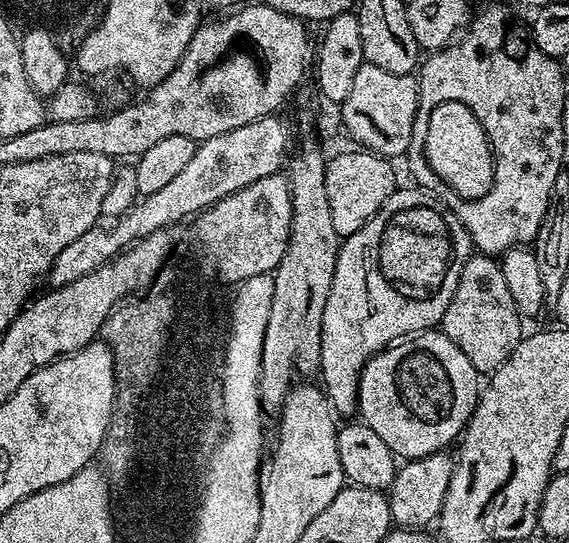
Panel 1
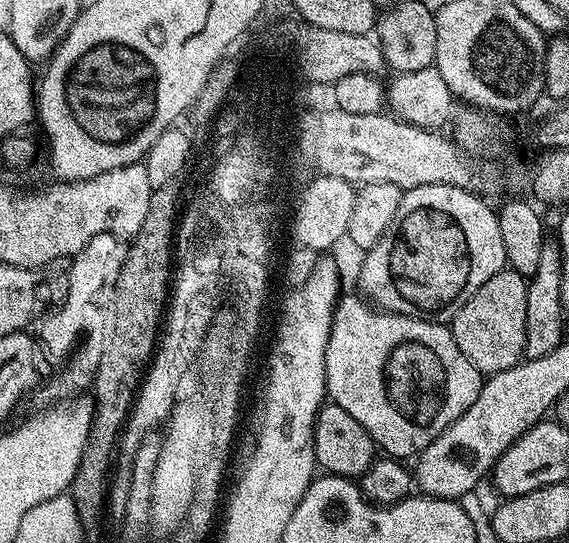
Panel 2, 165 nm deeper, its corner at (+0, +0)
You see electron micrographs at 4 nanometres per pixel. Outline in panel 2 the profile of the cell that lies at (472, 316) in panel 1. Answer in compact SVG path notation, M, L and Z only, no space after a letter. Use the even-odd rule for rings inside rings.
M505 270L494 274L450 321L452 337L475 368L482 374L510 370L521 363L526 342L526 294L528 280L516 272Z

